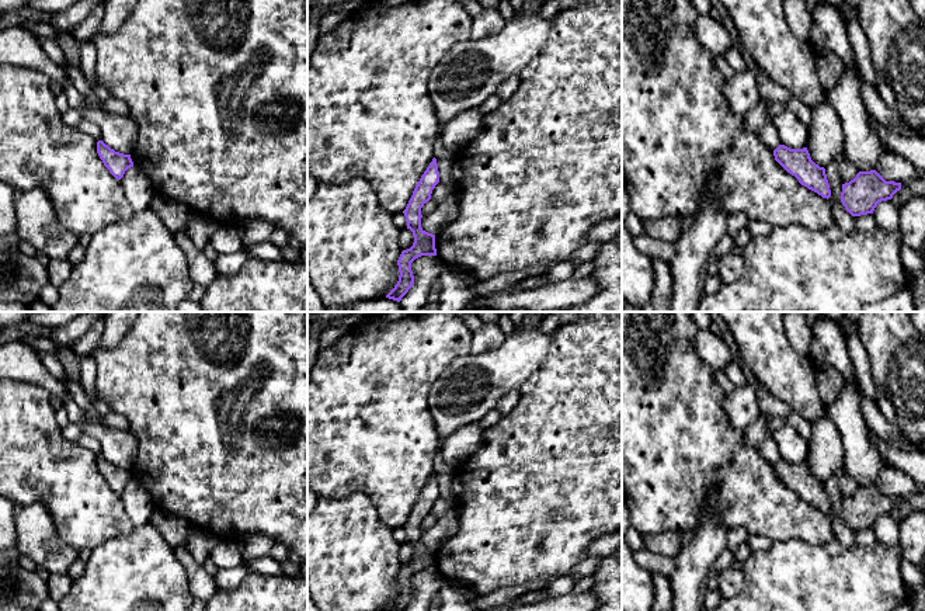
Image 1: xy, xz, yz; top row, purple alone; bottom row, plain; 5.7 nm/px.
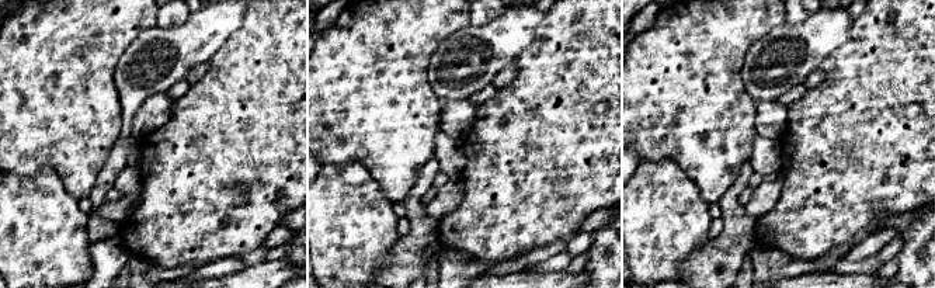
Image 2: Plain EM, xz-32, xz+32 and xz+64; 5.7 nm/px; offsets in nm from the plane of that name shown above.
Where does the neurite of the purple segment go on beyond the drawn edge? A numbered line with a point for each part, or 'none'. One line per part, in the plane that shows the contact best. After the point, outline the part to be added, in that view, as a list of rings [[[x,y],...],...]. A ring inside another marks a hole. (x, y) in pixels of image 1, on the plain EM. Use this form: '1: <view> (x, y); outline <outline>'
none

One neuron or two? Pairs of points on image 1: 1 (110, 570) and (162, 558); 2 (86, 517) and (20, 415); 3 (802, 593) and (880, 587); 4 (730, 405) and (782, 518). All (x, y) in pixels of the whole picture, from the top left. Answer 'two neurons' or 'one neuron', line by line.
1: one neuron
2: one neuron
3: one neuron
4: two neurons

